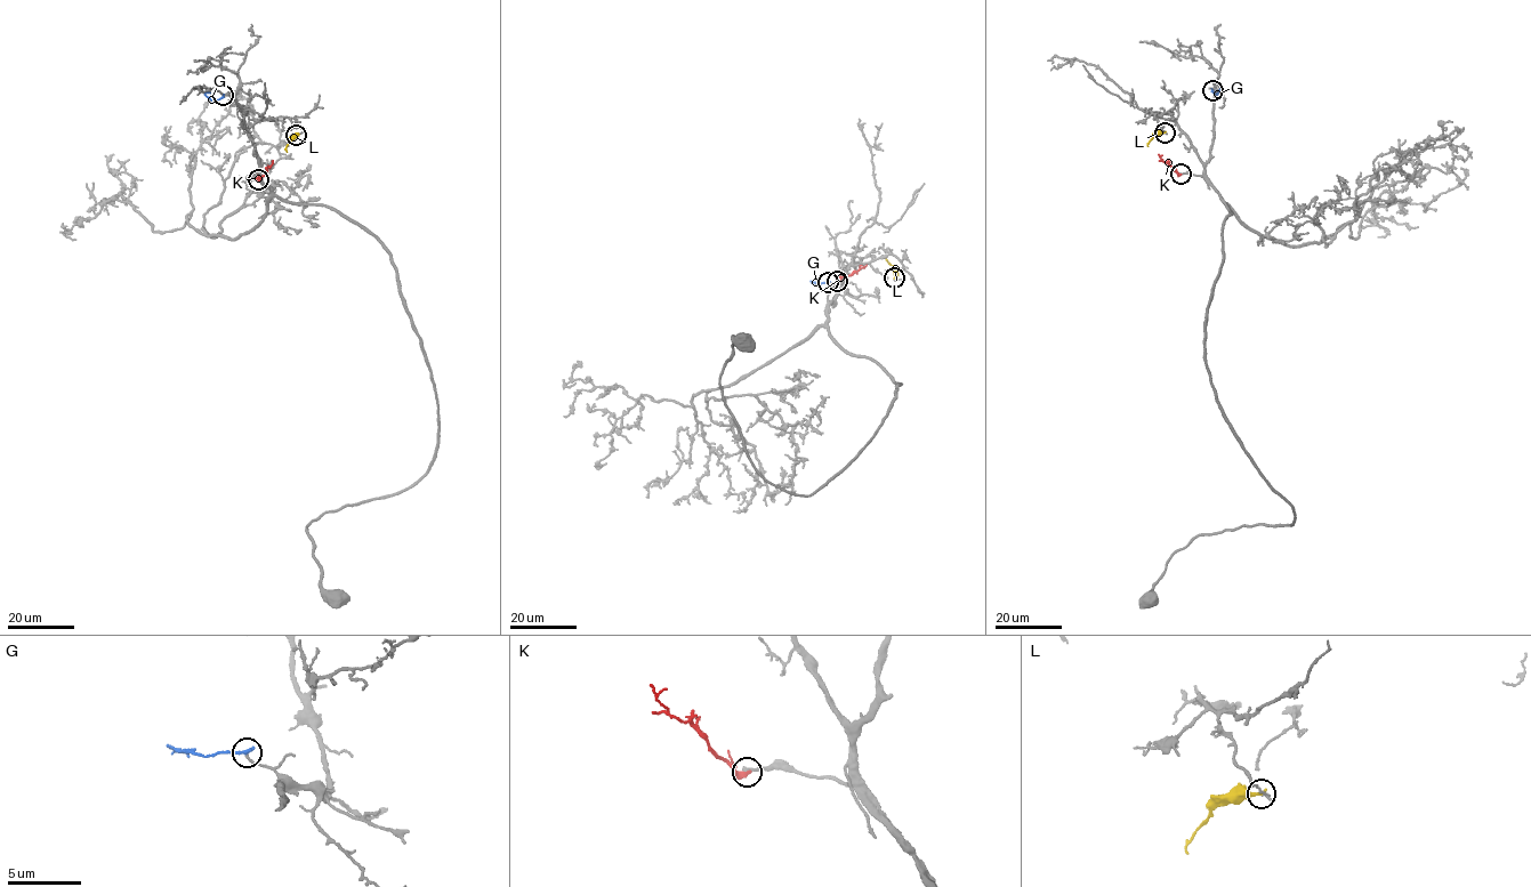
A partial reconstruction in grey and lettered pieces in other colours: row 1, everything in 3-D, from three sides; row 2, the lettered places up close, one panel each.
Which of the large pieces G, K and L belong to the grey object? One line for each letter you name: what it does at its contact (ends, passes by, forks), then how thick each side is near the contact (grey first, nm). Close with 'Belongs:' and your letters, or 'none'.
G: it ends; calibres 150 and 280 nm
Belongs: G

